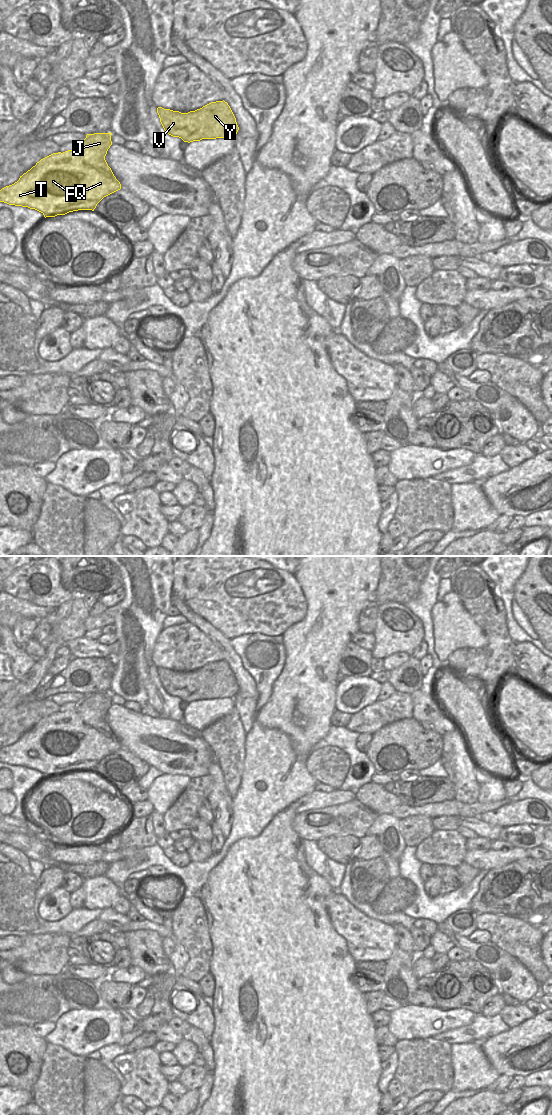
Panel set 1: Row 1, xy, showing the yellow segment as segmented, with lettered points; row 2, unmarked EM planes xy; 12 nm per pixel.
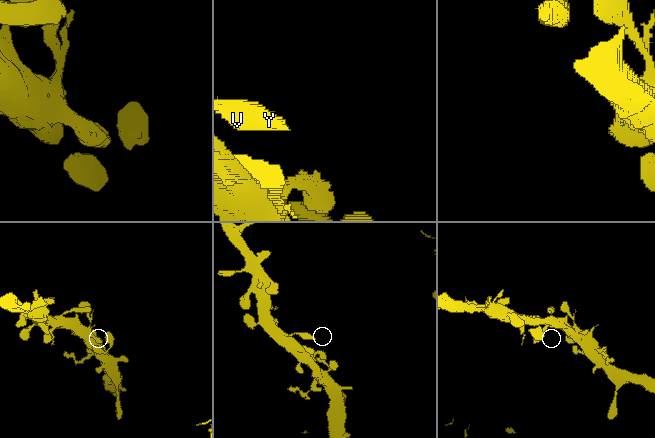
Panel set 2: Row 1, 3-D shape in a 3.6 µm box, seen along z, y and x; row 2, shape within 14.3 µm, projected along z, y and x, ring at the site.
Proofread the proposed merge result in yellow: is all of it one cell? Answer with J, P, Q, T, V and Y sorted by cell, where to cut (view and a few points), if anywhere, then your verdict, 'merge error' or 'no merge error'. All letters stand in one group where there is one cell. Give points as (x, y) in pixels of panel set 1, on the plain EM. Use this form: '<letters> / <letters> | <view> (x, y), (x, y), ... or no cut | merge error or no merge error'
J P Q T V Y | no cut | no merge error

